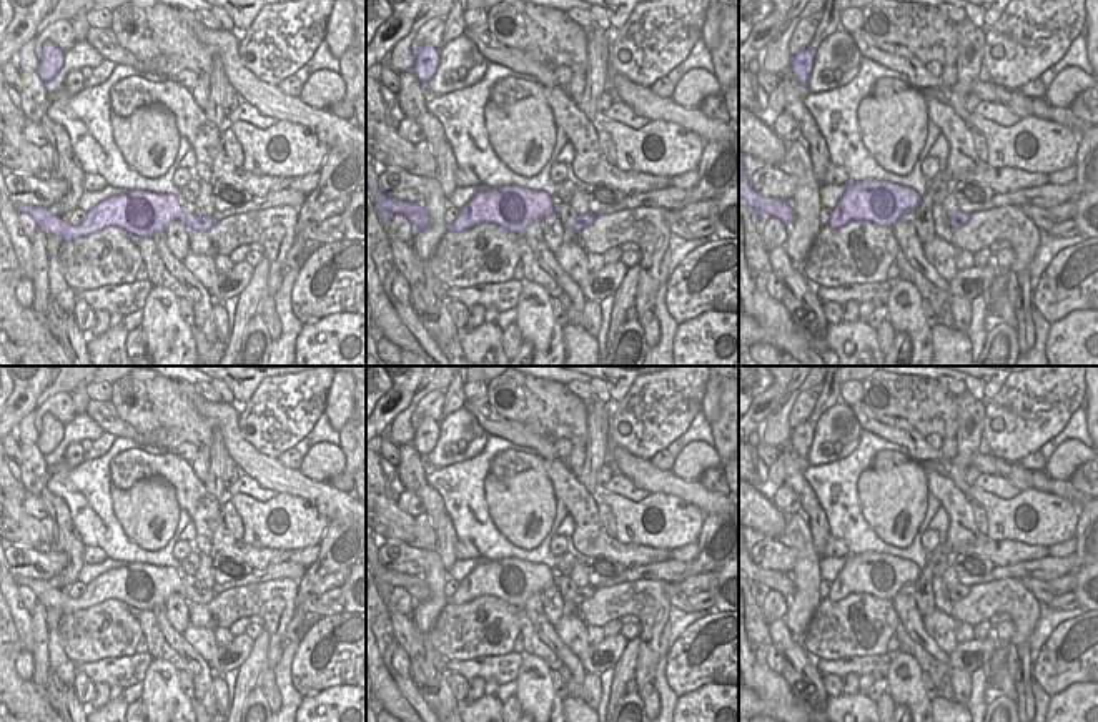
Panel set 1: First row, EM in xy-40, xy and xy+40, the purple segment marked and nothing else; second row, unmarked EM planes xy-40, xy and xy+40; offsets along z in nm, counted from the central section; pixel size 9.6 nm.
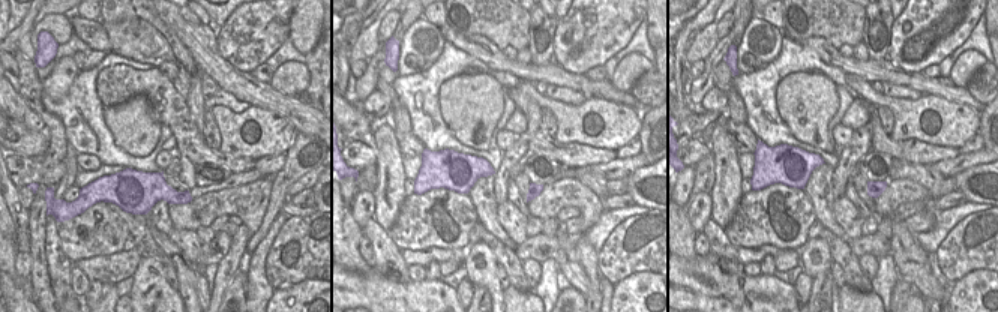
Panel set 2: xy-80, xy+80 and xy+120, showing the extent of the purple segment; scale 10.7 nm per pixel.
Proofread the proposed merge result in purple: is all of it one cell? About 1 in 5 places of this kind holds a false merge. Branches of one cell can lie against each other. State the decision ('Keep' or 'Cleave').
Keep.

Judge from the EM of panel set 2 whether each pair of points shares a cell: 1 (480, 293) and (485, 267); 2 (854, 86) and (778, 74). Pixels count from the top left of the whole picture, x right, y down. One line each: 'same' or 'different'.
1: different
2: different

